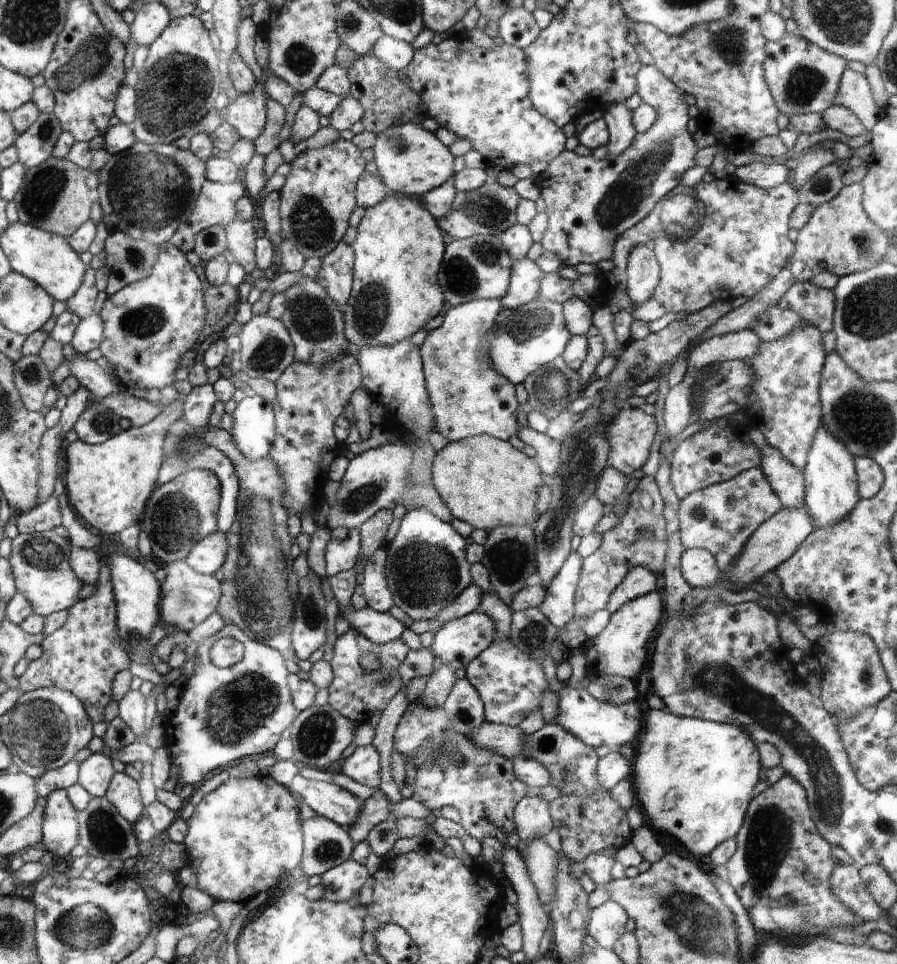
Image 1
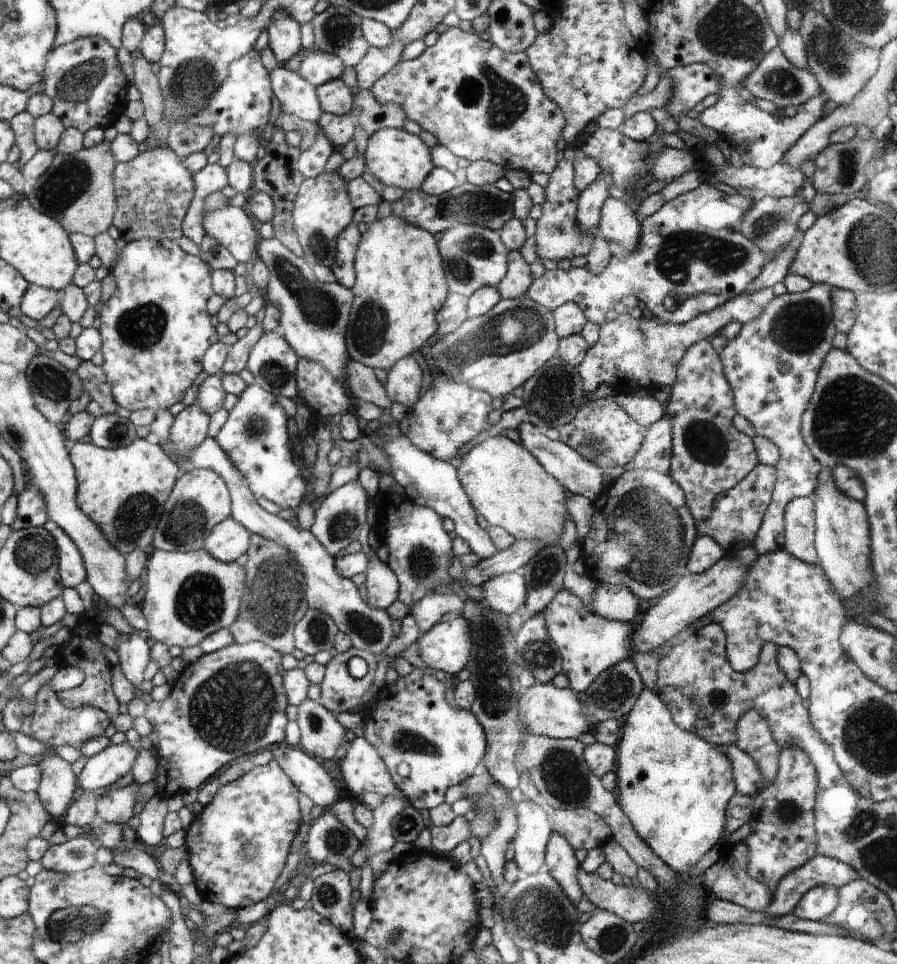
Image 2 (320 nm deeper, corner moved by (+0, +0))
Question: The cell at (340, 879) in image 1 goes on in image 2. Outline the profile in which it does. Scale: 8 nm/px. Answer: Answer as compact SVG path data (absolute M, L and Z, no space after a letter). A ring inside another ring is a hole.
M335 869L314 880L312 909L340 931L353 931L352 884L344 870Z

